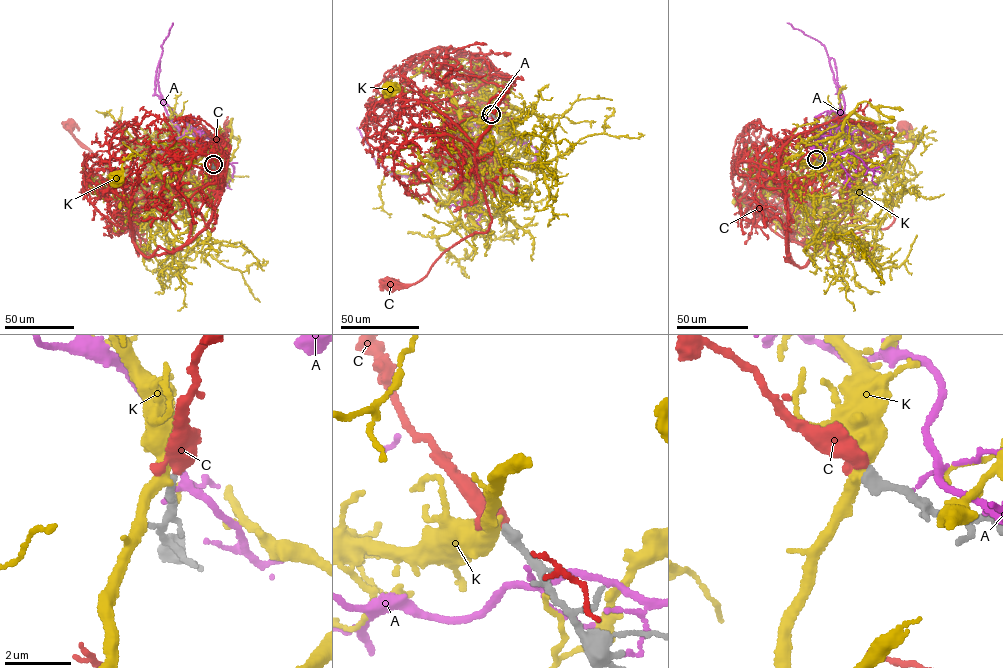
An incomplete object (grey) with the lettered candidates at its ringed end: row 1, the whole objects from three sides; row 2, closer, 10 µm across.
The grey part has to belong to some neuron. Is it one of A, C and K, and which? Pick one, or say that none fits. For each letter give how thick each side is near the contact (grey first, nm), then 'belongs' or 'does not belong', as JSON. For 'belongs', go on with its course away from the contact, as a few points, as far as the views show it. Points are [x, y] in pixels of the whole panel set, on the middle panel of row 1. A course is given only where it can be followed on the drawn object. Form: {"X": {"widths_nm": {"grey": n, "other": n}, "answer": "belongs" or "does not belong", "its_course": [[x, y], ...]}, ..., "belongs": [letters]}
{"A": {"widths_nm": {"grey": 220, "other": 120}, "answer": "does not belong"}, "C": {"widths_nm": {"grey": 280, "other": 550}, "answer": "belongs", "its_course": [[491, 114], [476, 92], [492, 68], [514, 78], [475, 150], [487, 230], [449, 247], [419, 281], [384, 281]]}, "K": {"widths_nm": {"grey": 280, "other": 400}, "answer": "does not belong"}, "belongs": ["C"]}

